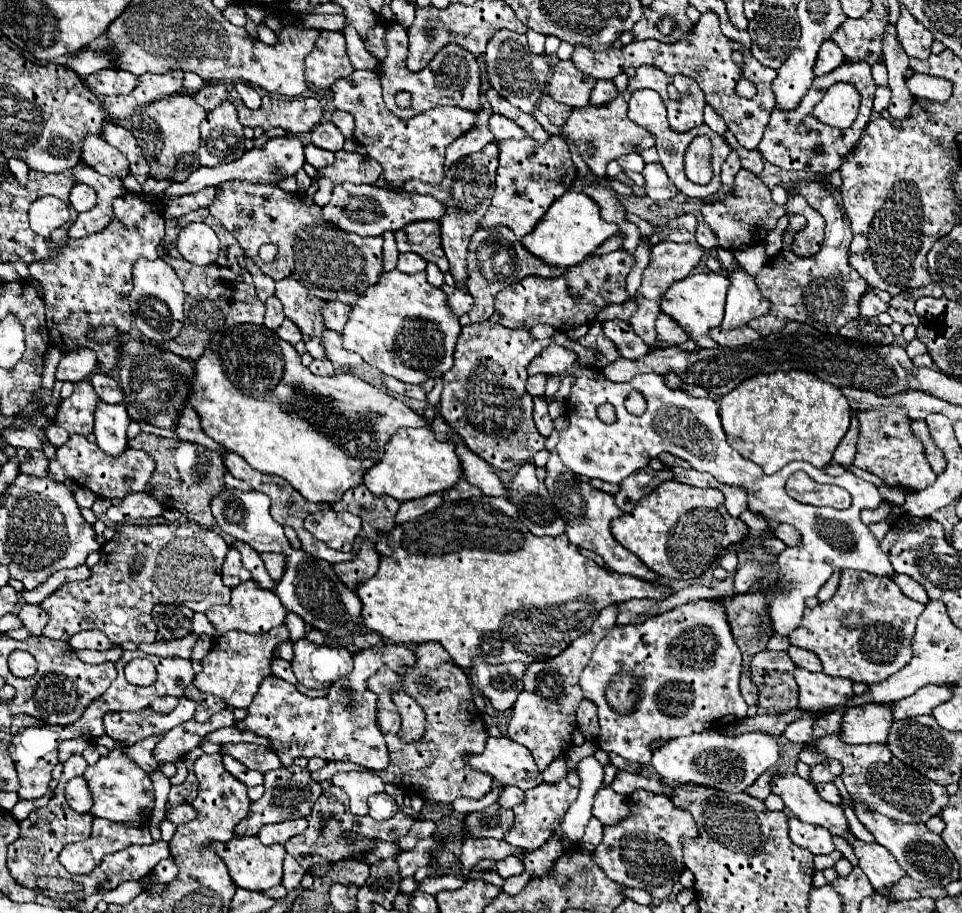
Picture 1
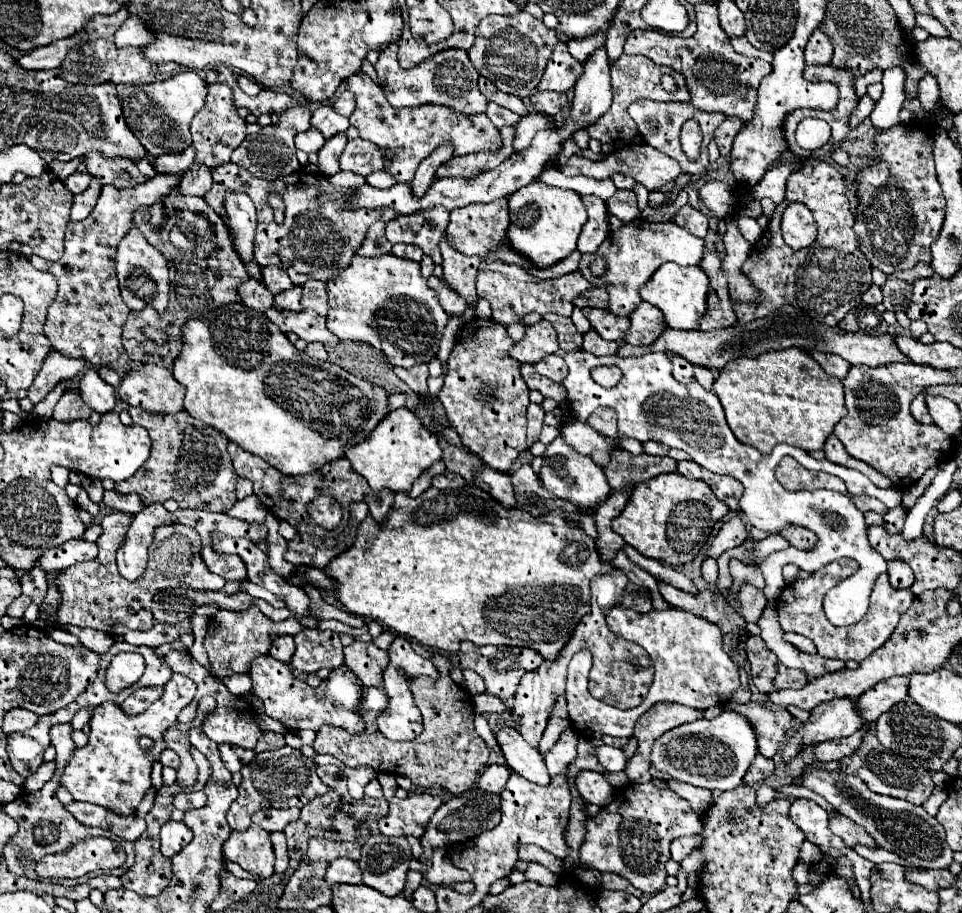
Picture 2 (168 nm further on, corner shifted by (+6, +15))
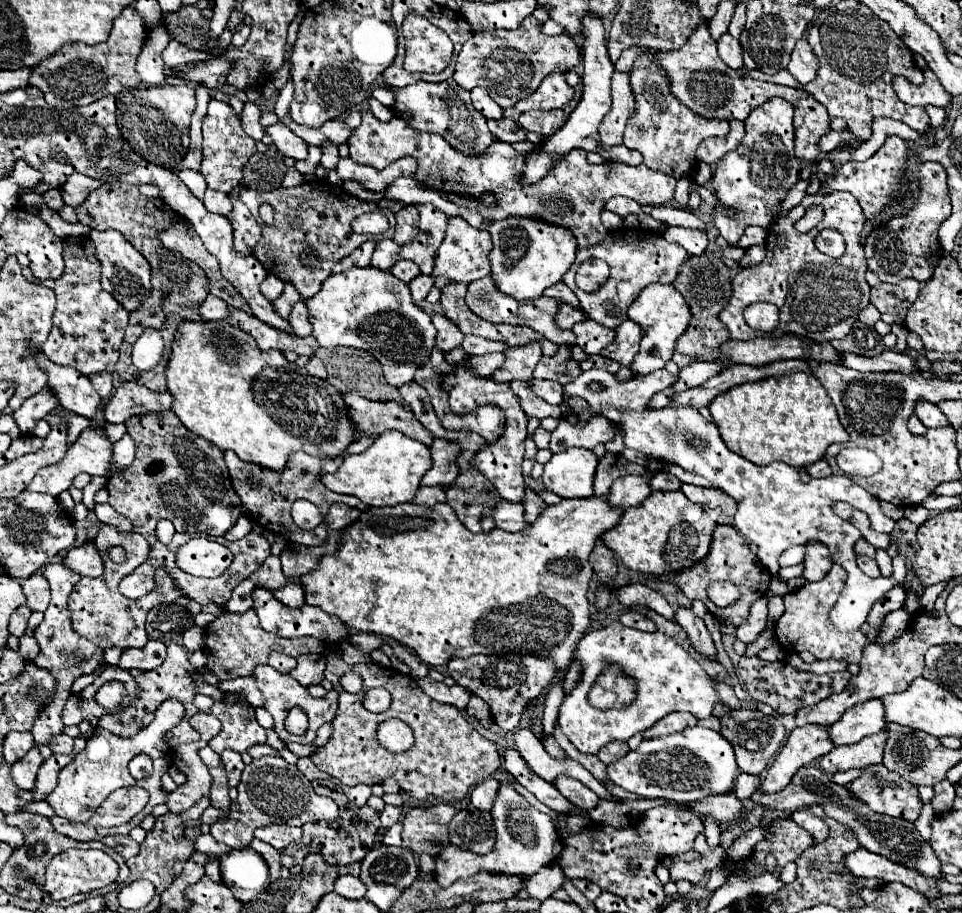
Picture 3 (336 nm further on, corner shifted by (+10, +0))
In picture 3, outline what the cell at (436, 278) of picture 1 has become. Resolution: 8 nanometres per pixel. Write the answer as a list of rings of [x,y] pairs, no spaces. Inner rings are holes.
[[[418,275],[408,287],[410,287],[410,293],[412,293],[412,299],[416,301],[416,303],[420,303],[422,299],[426,299],[426,295],[428,295],[428,291],[432,289],[432,285],[434,285],[434,279],[430,277],[430,275]]]

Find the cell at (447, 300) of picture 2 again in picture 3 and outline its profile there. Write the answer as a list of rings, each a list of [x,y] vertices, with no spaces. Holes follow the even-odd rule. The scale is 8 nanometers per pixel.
[[[432,313],[432,325],[436,327],[438,335],[436,335],[436,345],[440,347],[440,351],[452,351],[454,347],[458,347],[464,339],[464,333],[458,331],[458,327],[454,327],[454,323],[450,323],[450,319],[446,319],[440,313]]]

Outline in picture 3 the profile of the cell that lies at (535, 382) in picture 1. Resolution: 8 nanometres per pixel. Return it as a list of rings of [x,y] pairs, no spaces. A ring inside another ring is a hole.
[[[512,381],[512,391],[514,395],[518,397],[524,413],[528,417],[538,417],[538,419],[544,419],[544,417],[556,417],[560,419],[562,417],[562,411],[560,411],[560,405],[550,405],[546,403],[544,399],[540,399],[526,381]]]

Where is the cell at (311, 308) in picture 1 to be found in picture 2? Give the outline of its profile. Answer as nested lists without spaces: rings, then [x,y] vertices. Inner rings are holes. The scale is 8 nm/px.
[[[266,266],[266,268],[262,270],[262,274],[264,274],[264,284],[266,284],[266,288],[268,288],[272,294],[284,292],[284,290],[288,290],[290,286],[294,286],[294,284],[290,282],[290,278],[286,276],[286,272],[284,272],[282,268],[278,268],[278,266]]]

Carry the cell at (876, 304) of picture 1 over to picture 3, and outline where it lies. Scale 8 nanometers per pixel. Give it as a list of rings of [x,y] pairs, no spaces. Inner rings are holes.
[[[868,305],[868,307],[866,307],[866,311],[860,311],[858,319],[860,319],[864,325],[872,327],[872,325],[880,319],[880,313],[878,313],[878,309],[876,309],[874,305]]]

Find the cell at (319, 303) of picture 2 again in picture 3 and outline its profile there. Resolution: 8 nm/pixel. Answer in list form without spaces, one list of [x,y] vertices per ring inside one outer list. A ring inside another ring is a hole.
[[[298,301],[290,313],[290,325],[292,325],[292,331],[296,335],[310,335],[312,333],[312,327],[310,327],[310,313],[306,311],[306,303],[304,301]]]

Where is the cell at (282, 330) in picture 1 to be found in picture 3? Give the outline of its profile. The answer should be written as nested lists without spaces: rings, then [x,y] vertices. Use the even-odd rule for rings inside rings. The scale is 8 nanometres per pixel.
[[[288,283],[288,285],[284,287],[284,293],[282,293],[272,305],[274,305],[274,309],[278,311],[278,315],[280,315],[282,319],[288,319],[288,315],[290,315],[290,307],[294,307],[294,303],[300,301],[300,299],[302,299],[300,293]]]

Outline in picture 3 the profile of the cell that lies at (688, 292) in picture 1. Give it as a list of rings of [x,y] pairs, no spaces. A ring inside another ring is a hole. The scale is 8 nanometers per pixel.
[[[660,283],[648,285],[630,305],[628,317],[636,321],[644,331],[644,337],[640,341],[640,351],[634,357],[634,363],[630,365],[630,369],[636,375],[646,375],[656,369],[664,369],[664,365],[672,359],[676,341],[690,325],[690,309],[686,307],[686,299],[682,299],[682,295],[678,295],[678,291],[674,291],[672,285],[660,285]]]

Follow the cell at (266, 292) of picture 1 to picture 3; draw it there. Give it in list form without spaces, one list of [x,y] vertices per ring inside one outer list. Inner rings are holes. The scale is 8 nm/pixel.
[[[212,189],[206,191],[204,205],[206,205],[208,211],[220,213],[220,215],[230,215],[230,211],[232,211],[232,203],[230,203],[228,195],[220,193],[220,191],[212,191]]]

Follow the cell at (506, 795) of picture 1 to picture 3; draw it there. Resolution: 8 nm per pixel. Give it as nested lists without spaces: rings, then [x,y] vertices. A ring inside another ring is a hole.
[[[486,779],[482,781],[480,785],[474,787],[472,795],[470,795],[470,803],[476,807],[476,809],[482,809],[482,811],[490,811],[492,809],[492,801],[498,793],[498,787],[500,783],[496,779]]]

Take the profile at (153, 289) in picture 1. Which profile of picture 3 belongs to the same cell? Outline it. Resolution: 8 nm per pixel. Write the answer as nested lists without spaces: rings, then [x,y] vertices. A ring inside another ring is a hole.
[[[90,231],[90,237],[94,239],[98,259],[102,263],[102,287],[126,309],[136,311],[142,305],[142,299],[150,295],[152,283],[150,283],[150,265],[146,259],[142,259],[142,253],[138,253],[122,233],[118,231]]]

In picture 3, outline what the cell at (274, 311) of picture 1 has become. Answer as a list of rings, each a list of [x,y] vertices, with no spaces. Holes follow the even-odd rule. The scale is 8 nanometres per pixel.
[[[208,295],[204,305],[200,307],[200,315],[206,321],[220,321],[220,319],[228,319],[230,317],[230,305],[214,295]]]

